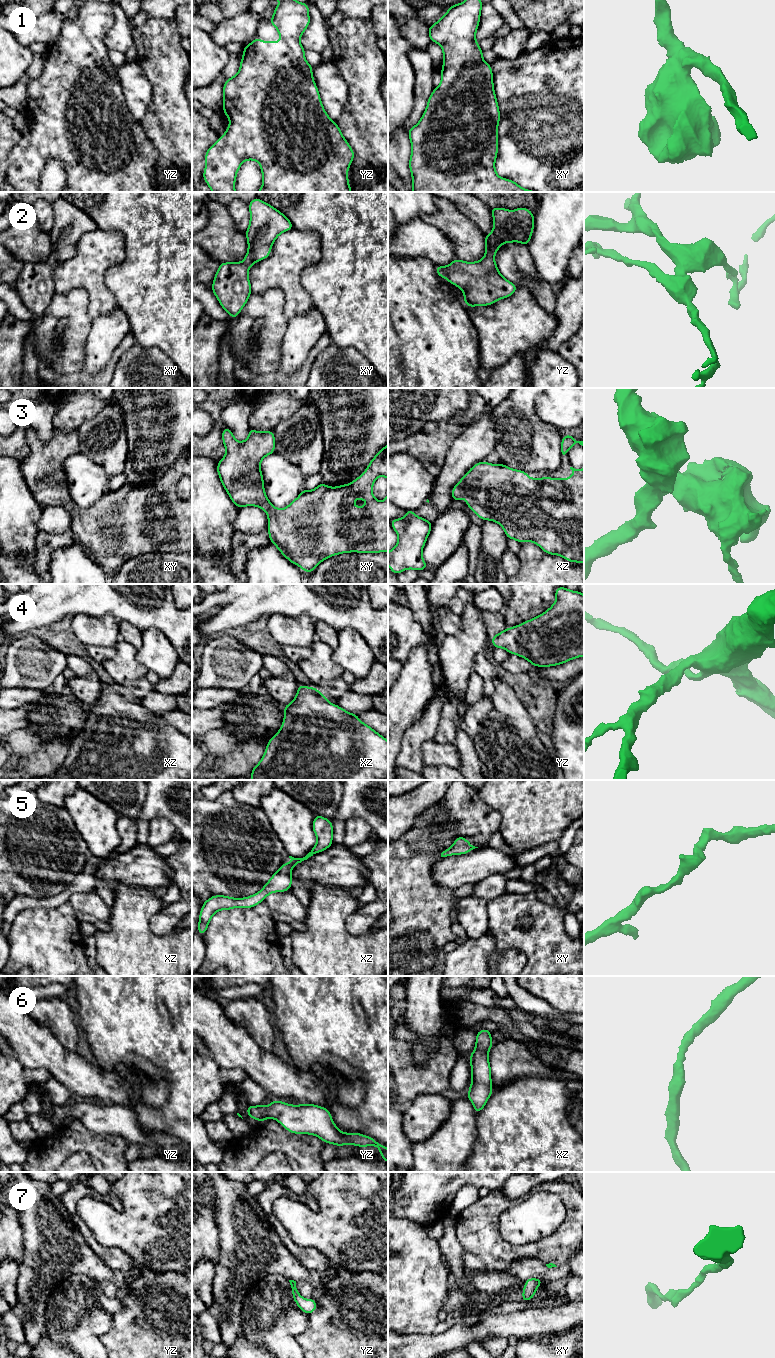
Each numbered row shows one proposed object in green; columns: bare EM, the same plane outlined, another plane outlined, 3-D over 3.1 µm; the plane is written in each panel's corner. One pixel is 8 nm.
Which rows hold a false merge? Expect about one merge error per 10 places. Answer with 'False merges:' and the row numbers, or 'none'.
False merges: none

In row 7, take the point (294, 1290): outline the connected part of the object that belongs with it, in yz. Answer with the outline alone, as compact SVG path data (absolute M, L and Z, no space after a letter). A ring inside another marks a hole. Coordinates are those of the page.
M289 1280L291 1285L291 1291L293 1294L293 1300L297 1303L298 1308L302 1310L304 1313L309 1315L310 1313L317 1310L317 1305L315 1299L304 1299L297 1290L296 1281Z

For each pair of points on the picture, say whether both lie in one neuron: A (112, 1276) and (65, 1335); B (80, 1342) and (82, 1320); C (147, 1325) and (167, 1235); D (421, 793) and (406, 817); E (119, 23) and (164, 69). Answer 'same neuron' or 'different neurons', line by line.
A: different neurons
B: same neuron
C: different neurons
D: same neuron
E: different neurons

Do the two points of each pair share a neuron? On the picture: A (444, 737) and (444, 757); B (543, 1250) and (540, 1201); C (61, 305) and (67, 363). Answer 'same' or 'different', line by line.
A: different
B: different
C: same

